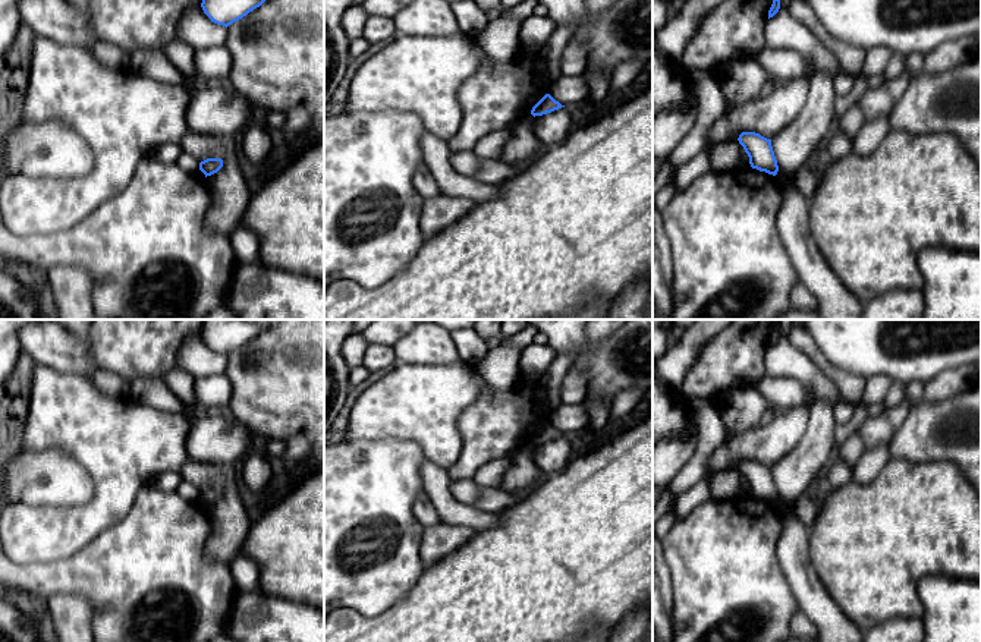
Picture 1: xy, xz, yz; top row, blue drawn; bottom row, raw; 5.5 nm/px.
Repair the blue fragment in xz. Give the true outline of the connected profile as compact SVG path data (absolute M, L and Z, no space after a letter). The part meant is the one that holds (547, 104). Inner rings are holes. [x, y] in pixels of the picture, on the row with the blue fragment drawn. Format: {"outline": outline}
{"outline": "M545 94L531 110L531 114L535 116L543 116L547 113L551 113L554 110L559 110L565 106L562 106L559 101L556 101L550 94Z"}

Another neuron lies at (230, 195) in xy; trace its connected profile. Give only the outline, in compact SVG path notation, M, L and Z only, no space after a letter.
M189 130L179 144L183 152L195 157L198 163L207 158L223 160L223 167L205 177L211 196L205 226L230 237L252 198L245 182L239 136L205 136Z

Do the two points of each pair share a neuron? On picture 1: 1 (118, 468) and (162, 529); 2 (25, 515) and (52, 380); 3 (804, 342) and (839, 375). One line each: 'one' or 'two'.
1: two
2: one
3: one

